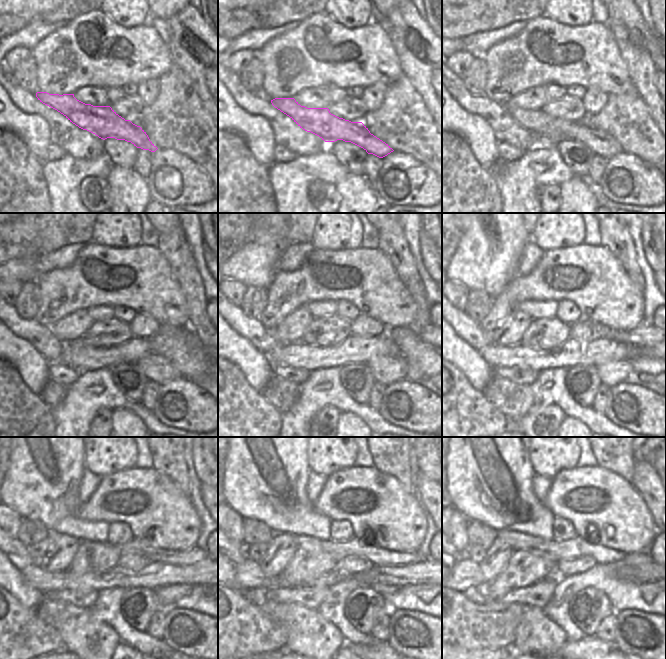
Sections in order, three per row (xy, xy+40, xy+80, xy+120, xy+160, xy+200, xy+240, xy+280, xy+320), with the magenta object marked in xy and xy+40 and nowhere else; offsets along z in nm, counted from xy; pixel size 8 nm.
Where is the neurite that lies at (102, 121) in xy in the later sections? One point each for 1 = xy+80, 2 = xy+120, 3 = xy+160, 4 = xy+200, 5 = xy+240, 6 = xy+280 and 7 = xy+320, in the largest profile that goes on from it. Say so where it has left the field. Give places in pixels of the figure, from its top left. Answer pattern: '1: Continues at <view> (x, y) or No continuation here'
1: Continues at xy+80 (602, 144)
2: Continues at xy+120 (158, 369)
3: Continues at xy+160 (385, 370)
4: Continues at xy+200 (611, 373)
5: Continues at xy+240 (167, 595)
6: Continues at xy+280 (421, 590)
7: Continues at xy+320 (645, 589)

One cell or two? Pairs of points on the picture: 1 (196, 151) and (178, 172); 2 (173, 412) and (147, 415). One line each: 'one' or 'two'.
1: two
2: two

